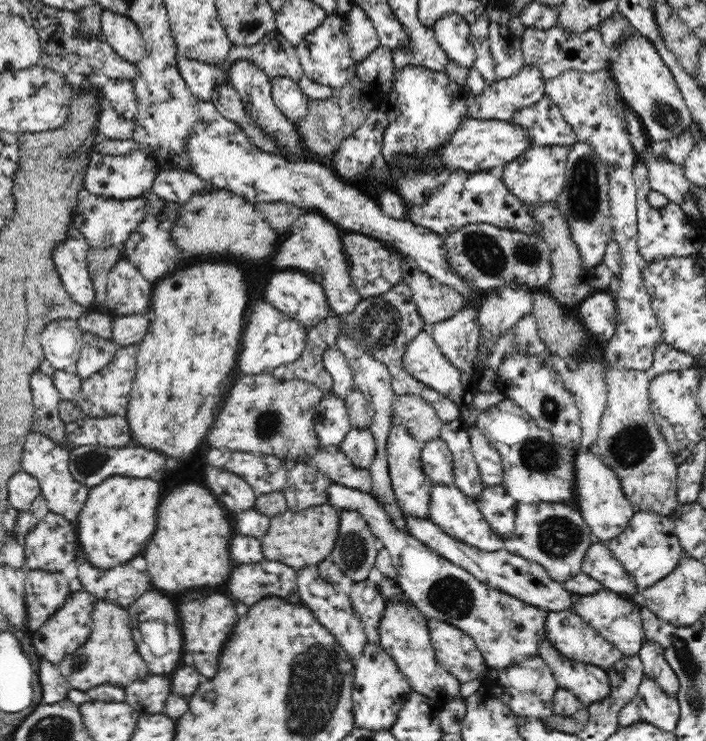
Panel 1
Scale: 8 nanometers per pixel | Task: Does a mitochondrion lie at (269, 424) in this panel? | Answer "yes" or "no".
yes

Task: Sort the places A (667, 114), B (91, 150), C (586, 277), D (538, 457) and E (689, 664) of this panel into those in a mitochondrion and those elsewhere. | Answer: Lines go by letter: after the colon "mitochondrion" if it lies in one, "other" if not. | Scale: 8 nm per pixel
A: mitochondrion
B: other
C: other
D: mitochondrion
E: mitochondrion

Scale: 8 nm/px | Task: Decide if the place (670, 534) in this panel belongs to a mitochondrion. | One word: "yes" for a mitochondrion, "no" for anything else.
no

